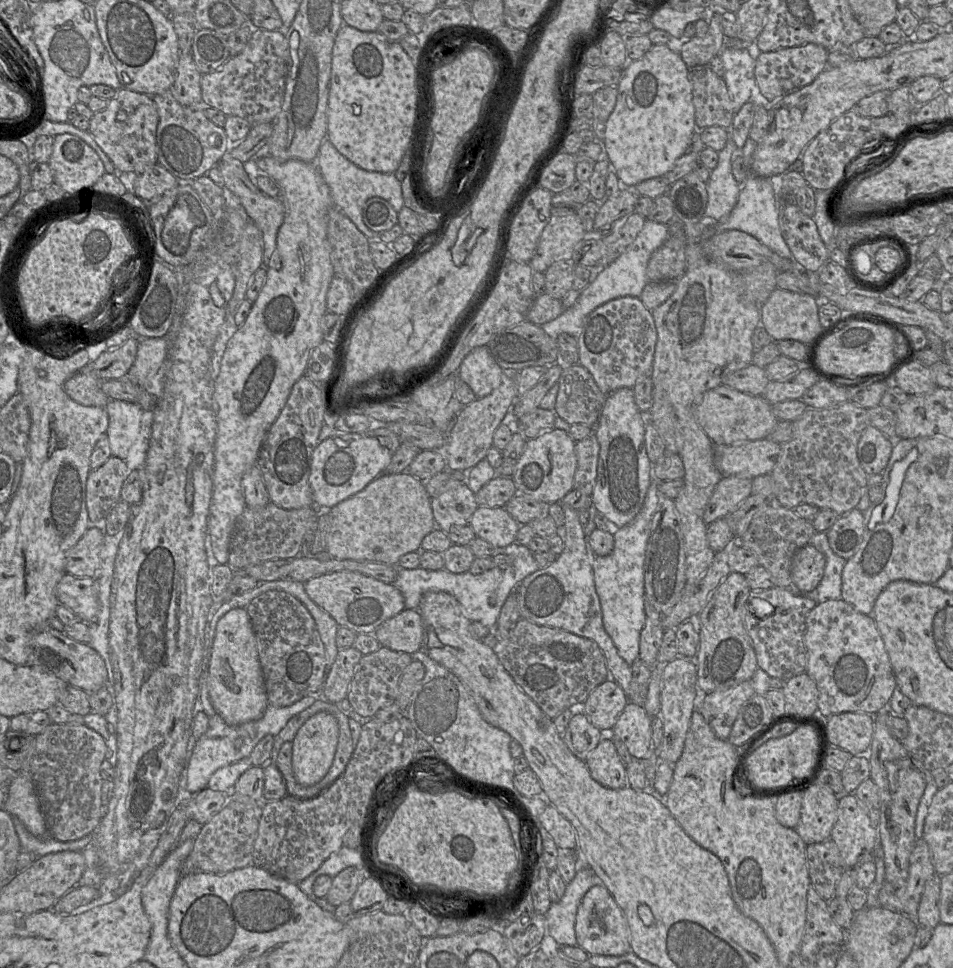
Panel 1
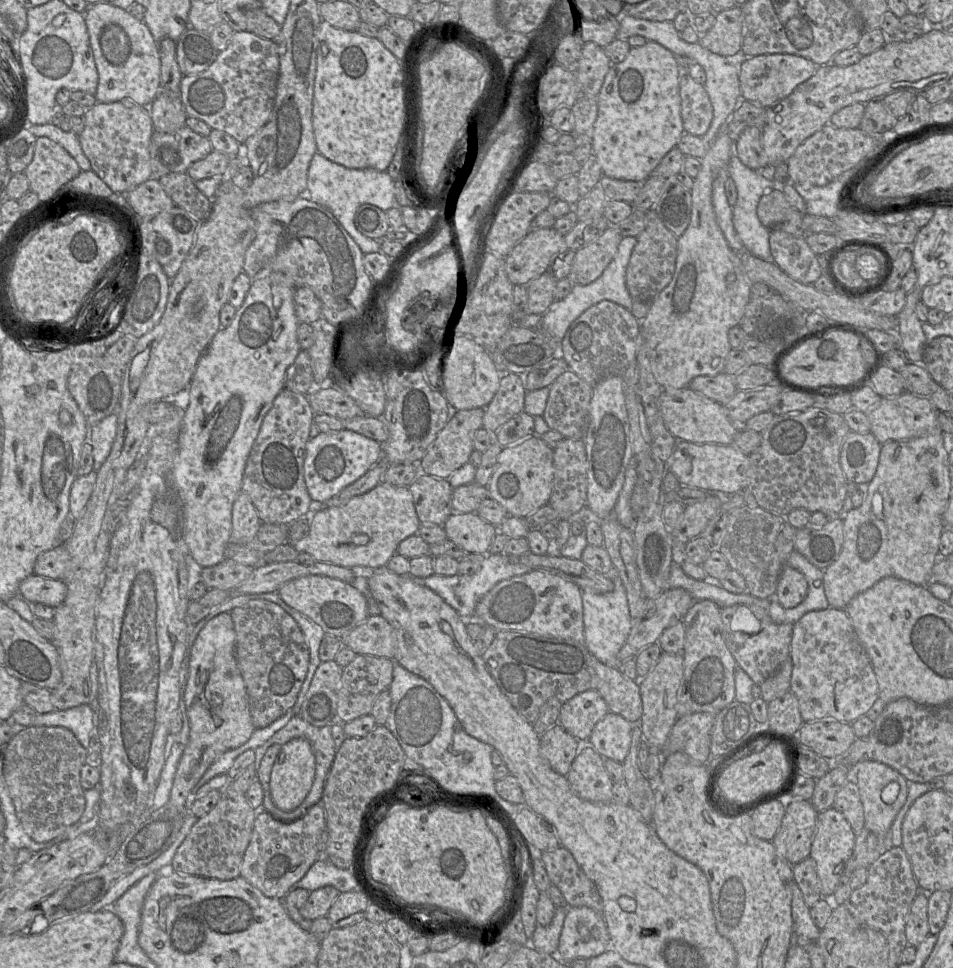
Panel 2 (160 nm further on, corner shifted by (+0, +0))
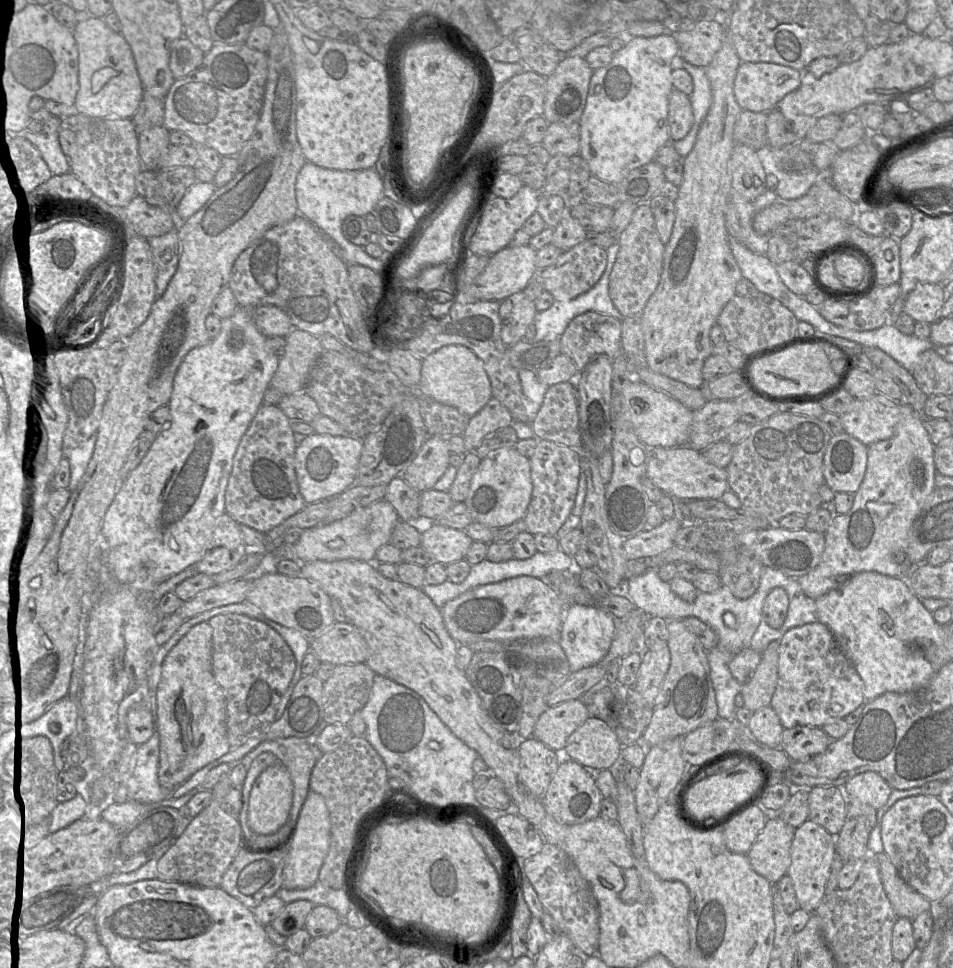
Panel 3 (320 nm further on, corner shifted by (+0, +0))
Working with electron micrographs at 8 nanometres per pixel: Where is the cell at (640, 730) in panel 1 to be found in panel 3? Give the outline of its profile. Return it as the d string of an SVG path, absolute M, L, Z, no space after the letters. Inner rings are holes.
M589 717L567 739L567 757L583 767L609 769L618 760L622 744L605 720Z

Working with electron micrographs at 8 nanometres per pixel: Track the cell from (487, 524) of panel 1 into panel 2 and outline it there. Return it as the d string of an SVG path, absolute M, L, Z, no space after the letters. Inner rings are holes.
M475 512L452 514L442 525L447 539L469 554L487 554L498 528L483 520Z

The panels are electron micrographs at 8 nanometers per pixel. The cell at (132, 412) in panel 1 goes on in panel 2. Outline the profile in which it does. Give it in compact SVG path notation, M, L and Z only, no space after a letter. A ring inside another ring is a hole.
M115 413L90 428L88 441L92 445L93 471L98 471L110 454L116 432L117 416Z

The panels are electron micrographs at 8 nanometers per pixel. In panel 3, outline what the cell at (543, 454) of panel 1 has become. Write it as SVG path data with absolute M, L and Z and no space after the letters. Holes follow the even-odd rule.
M511 446L496 450L481 459L464 503L473 522L490 528L502 528L524 518L532 491L530 460Z

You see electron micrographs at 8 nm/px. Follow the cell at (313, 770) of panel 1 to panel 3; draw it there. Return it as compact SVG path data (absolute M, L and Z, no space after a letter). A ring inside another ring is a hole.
M282 763L267 767L255 780L249 799L243 799L242 824L260 835L275 834L289 818L293 802L293 782Z

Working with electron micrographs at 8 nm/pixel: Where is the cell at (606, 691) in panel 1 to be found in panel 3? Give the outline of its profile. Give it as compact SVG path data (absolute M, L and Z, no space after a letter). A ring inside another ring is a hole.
M582 699L548 707L538 718L533 737L553 750L563 749L569 736L590 717Z

